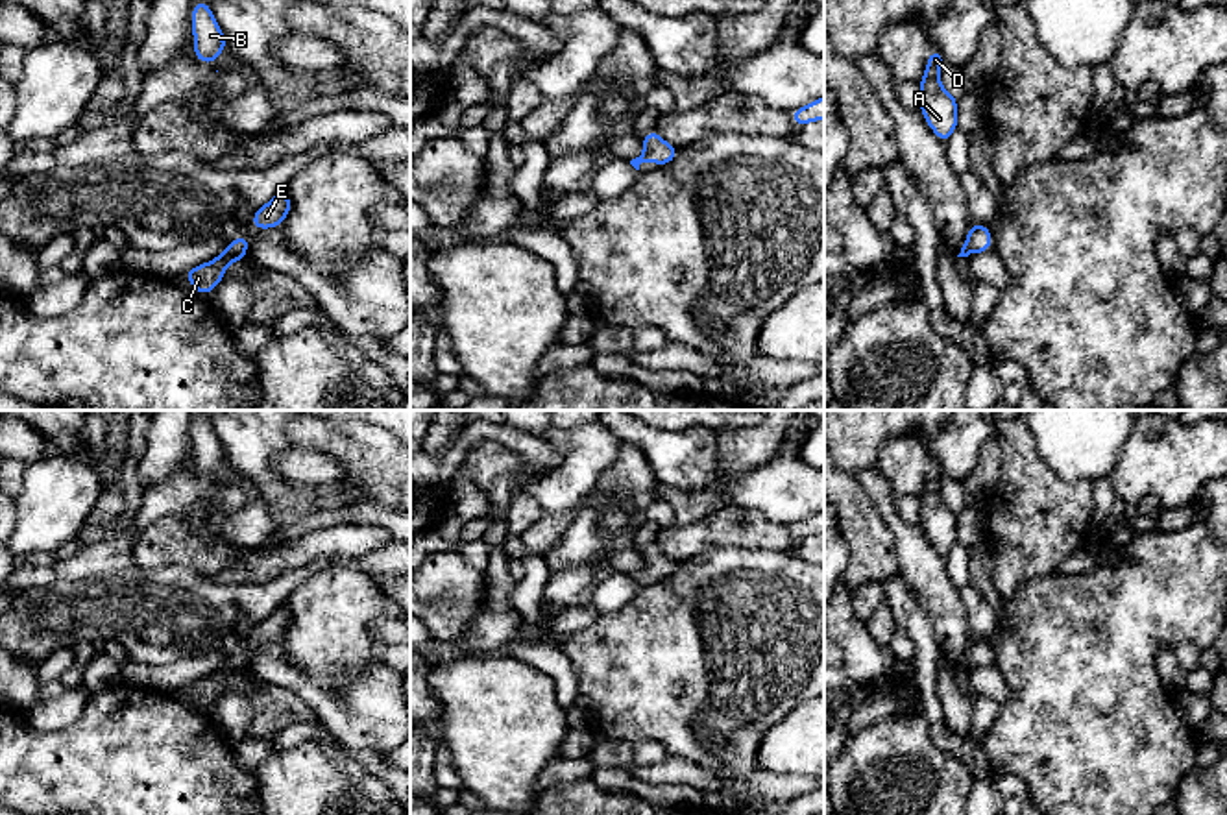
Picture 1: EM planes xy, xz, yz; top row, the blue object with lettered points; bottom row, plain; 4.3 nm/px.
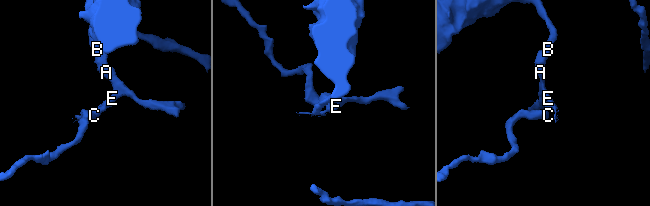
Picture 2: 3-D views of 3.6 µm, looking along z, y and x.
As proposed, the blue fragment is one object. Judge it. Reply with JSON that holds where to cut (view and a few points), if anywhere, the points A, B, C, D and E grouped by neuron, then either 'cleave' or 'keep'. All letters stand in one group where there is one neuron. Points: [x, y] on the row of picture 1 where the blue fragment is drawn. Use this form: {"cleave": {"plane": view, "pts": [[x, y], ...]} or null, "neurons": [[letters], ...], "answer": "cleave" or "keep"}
{"cleave": null, "neurons": [["A", "B", "C", "D", "E"]], "answer": "keep"}

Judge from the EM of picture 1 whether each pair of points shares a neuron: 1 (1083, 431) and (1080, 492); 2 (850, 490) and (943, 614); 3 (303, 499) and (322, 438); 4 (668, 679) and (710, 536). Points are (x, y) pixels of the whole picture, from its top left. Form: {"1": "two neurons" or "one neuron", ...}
{"1": "two neurons", "2": "two neurons", "3": "two neurons", "4": "two neurons"}

